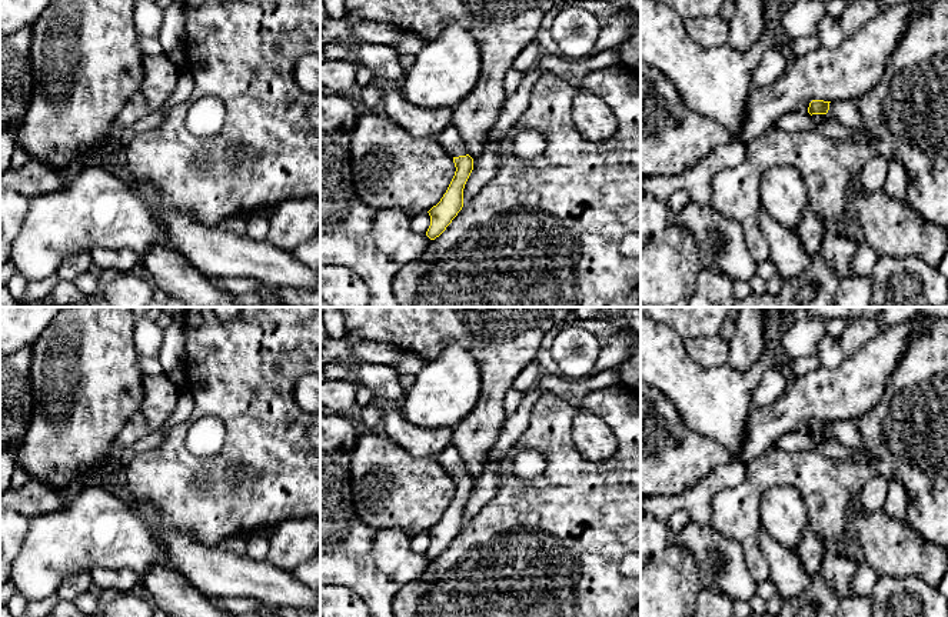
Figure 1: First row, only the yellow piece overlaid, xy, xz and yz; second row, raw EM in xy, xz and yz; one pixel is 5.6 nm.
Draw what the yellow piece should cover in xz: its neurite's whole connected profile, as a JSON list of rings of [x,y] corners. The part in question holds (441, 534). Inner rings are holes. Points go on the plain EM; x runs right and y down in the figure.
[[[453,444],[442,450],[435,460],[453,478],[456,491],[440,518],[428,533],[430,546],[426,556],[430,560],[439,557],[463,527],[463,508],[473,490],[473,478],[468,474],[466,464]]]

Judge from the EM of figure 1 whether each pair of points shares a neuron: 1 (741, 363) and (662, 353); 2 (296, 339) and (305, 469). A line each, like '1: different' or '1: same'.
1: different
2: same

